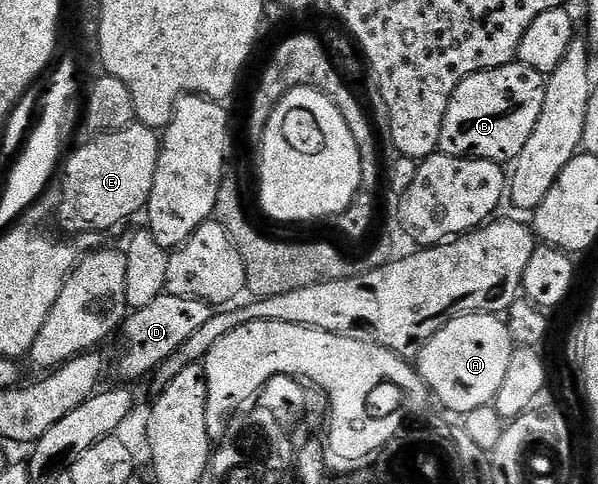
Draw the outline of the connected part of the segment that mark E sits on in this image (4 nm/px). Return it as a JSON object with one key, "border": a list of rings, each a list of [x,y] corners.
{"border":[[[135,122],[121,131],[111,131],[89,140],[68,160],[63,160],[64,184],[58,193],[58,222],[71,233],[108,233],[111,227],[147,208],[150,189],[154,189],[154,173],[158,169],[161,136],[153,128]]]}

